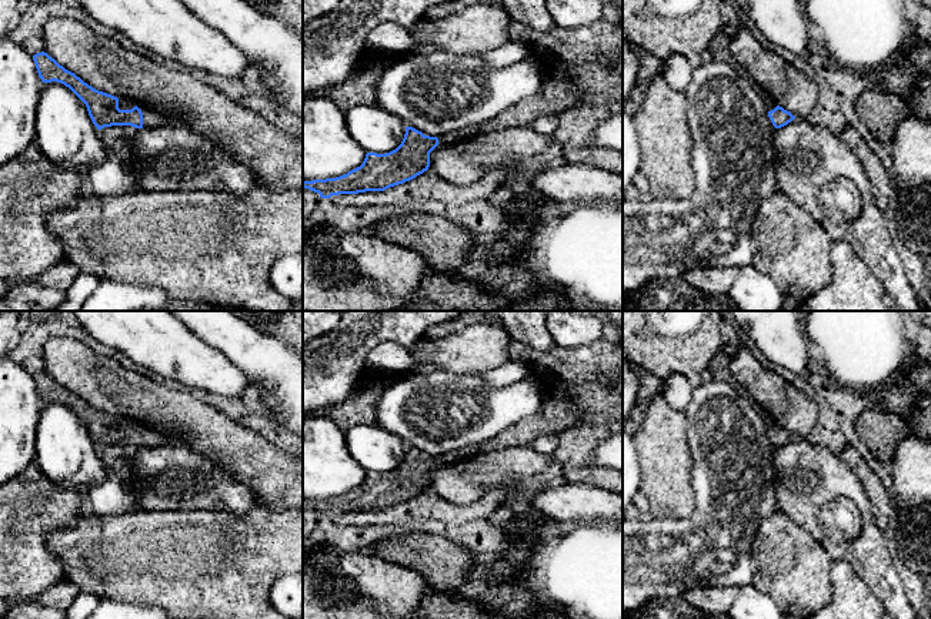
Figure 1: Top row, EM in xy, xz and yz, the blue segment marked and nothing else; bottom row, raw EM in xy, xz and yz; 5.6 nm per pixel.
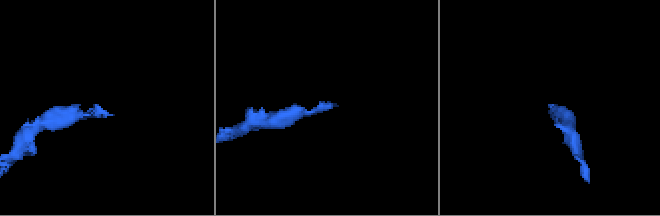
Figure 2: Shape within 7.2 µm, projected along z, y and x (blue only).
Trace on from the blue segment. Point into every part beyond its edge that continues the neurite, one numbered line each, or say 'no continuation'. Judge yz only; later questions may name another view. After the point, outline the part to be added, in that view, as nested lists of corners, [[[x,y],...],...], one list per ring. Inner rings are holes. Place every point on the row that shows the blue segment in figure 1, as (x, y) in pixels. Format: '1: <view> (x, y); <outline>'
1: yz (766, 97); [[[763,88],[758,90],[758,94],[764,104],[767,106],[767,110],[771,111],[777,107],[777,103],[773,100],[773,97]]]

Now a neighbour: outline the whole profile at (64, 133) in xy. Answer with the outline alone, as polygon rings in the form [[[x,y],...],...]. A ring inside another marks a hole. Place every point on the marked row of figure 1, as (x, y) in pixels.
[[[43,83],[36,118],[36,143],[61,170],[87,173],[106,157],[100,131],[86,104],[64,84]]]

